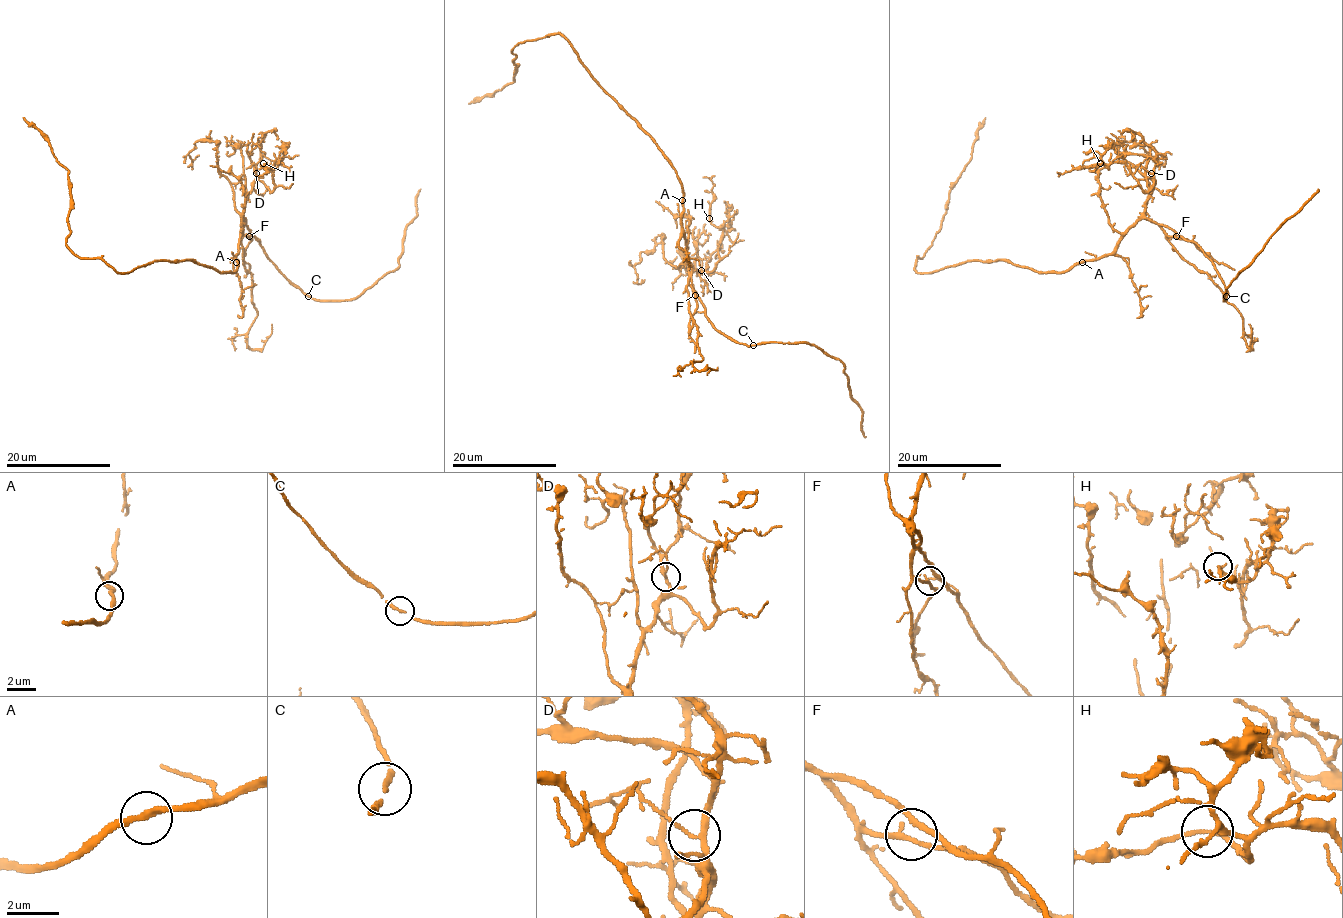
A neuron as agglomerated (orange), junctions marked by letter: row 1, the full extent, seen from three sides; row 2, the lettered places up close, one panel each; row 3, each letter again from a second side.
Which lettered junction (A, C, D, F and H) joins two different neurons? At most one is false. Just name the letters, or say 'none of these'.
none of these

